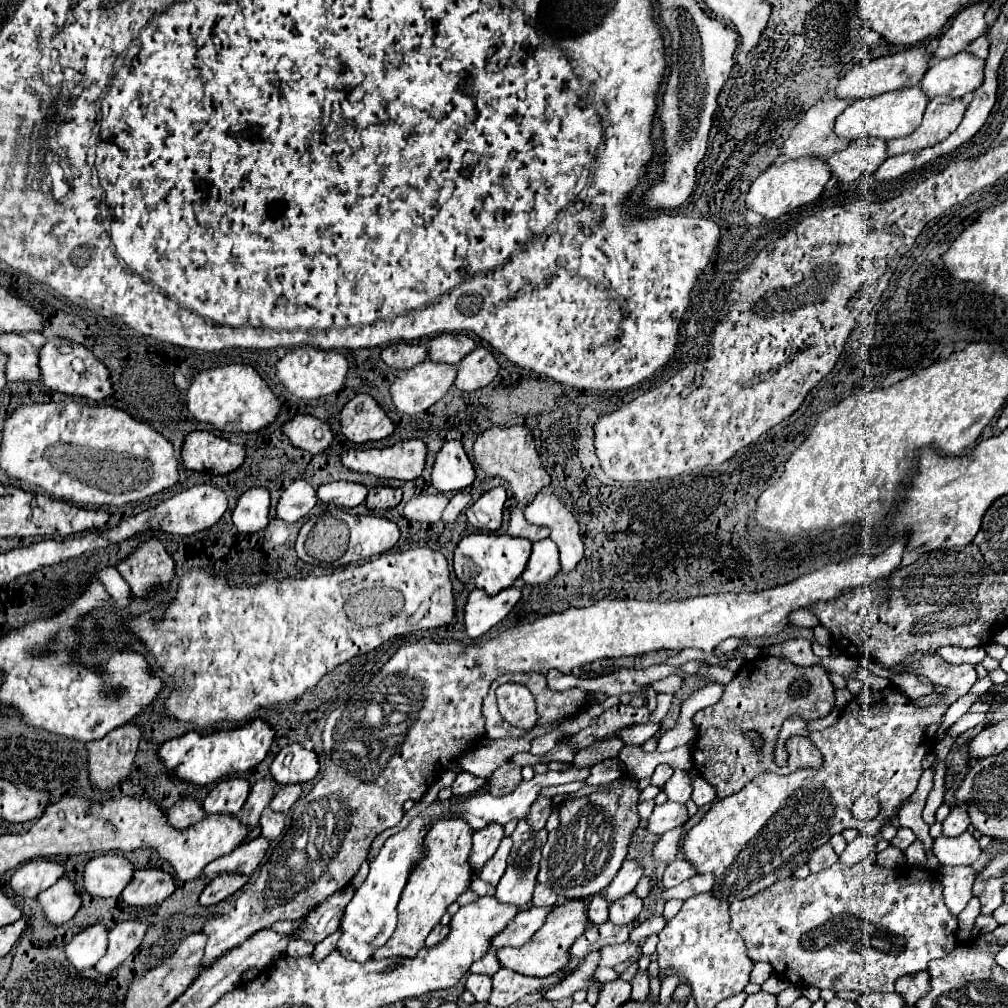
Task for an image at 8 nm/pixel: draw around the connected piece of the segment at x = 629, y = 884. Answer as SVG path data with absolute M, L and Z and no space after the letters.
M624 861L622 869L616 873L612 883L606 887L604 899L608 903L614 903L616 899L622 899L624 895L630 895L636 887L636 883L642 877L642 867L636 861Z

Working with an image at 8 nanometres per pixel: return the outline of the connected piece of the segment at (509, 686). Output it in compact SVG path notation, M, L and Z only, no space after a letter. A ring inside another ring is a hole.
M504 683L496 689L500 715L520 729L532 729L536 723L536 707L528 687L520 683Z

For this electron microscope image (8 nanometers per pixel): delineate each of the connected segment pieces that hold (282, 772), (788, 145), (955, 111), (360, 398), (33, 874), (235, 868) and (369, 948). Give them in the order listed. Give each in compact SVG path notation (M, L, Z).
M286 745L272 761L270 775L278 785L300 785L318 775L318 757L302 745Z
M834 97L820 99L816 105L812 105L812 107L806 111L806 115L802 117L802 121L790 131L790 137L784 141L780 159L782 159L782 161L788 161L788 159L800 159L800 157L804 157L804 155L826 159L826 157L830 157L832 153L842 151L844 147L848 147L848 139L838 139L838 137L834 135L834 131L832 131L836 117L838 117L848 105L850 105L850 101L846 101L846 99L834 99Z
M952 97L930 99L920 127L904 139L892 139L886 143L888 157L900 153L916 153L944 141L960 125L964 111L966 105L960 99L952 99Z
M362 393L344 405L340 413L340 431L360 445L392 435L394 423L372 395Z
M28 861L16 869L10 879L12 891L24 899L36 899L40 891L54 885L64 873L64 867L54 861Z
M258 837L250 843L242 843L230 855L224 855L224 857L208 863L202 873L206 879L214 879L216 875L222 875L222 873L252 875L254 869L260 865L266 849L268 849L268 839L264 839L264 837Z
M436 799L404 831L400 831L398 835L390 837L384 843L378 857L370 865L370 873L368 873L366 881L360 885L360 889L356 889L352 901L348 903L348 907L344 911L344 921L342 921L344 935L338 943L338 951L344 957L348 957L352 961L372 959L372 951L376 951L376 947L382 947L392 937L392 933L396 929L396 921L398 921L396 905L400 901L400 893L406 885L406 879L408 879L412 865L422 859L420 849L422 849L422 839L426 835L426 827L436 815L446 813L446 811L448 811L448 803Z

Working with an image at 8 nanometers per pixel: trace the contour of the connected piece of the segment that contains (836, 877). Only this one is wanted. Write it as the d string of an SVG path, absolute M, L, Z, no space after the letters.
M834 863L832 867L812 873L808 879L782 879L778 883L774 883L772 887L768 887L766 891L760 891L754 897L742 899L742 901L734 901L730 905L730 917L732 917L732 929L744 939L746 945L746 953L752 961L766 961L770 963L776 973L782 973L788 977L788 981L792 983L802 983L802 985L814 985L818 989L834 989L834 991L850 991L850 989L858 989L862 993L868 991L894 991L894 981L902 975L908 973L918 973L924 971L928 967L928 961L932 959L940 959L944 955L950 955L950 951L956 947L954 943L954 931L958 929L958 925L954 925L954 919L948 911L948 907L944 905L944 887L940 883L938 873L924 869L924 867L906 867L904 869L888 869L888 867L880 867L878 863L858 863L858 865L844 865L844 863Z

